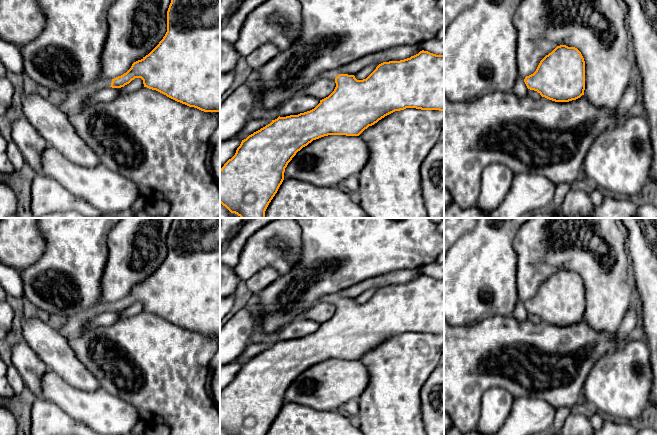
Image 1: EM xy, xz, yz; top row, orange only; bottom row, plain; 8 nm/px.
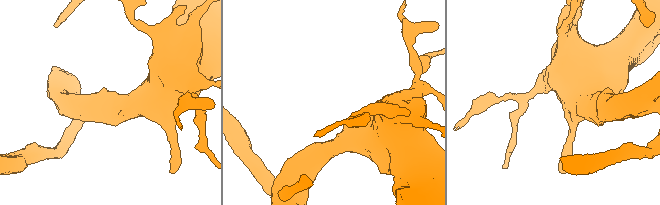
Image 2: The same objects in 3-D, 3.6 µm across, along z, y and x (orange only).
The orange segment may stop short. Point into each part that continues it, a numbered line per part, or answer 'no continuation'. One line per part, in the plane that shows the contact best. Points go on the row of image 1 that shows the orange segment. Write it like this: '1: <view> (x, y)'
1: xy (74, 102)

